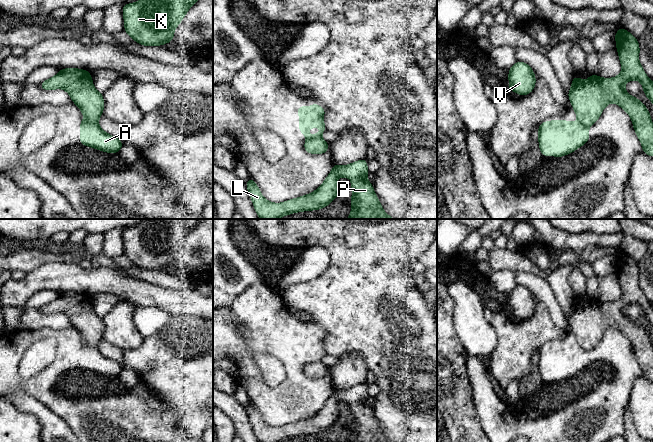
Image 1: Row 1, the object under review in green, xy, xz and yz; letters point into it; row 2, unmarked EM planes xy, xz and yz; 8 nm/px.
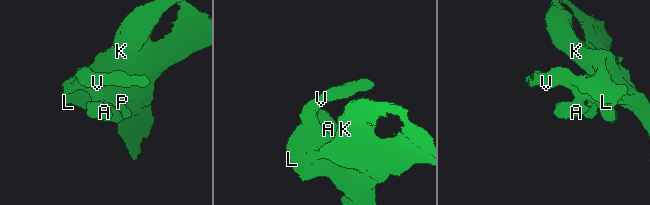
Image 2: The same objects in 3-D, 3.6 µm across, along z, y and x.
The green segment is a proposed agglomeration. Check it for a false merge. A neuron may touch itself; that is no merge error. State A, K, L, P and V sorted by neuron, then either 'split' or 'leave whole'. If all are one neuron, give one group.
A / K L P V | split

